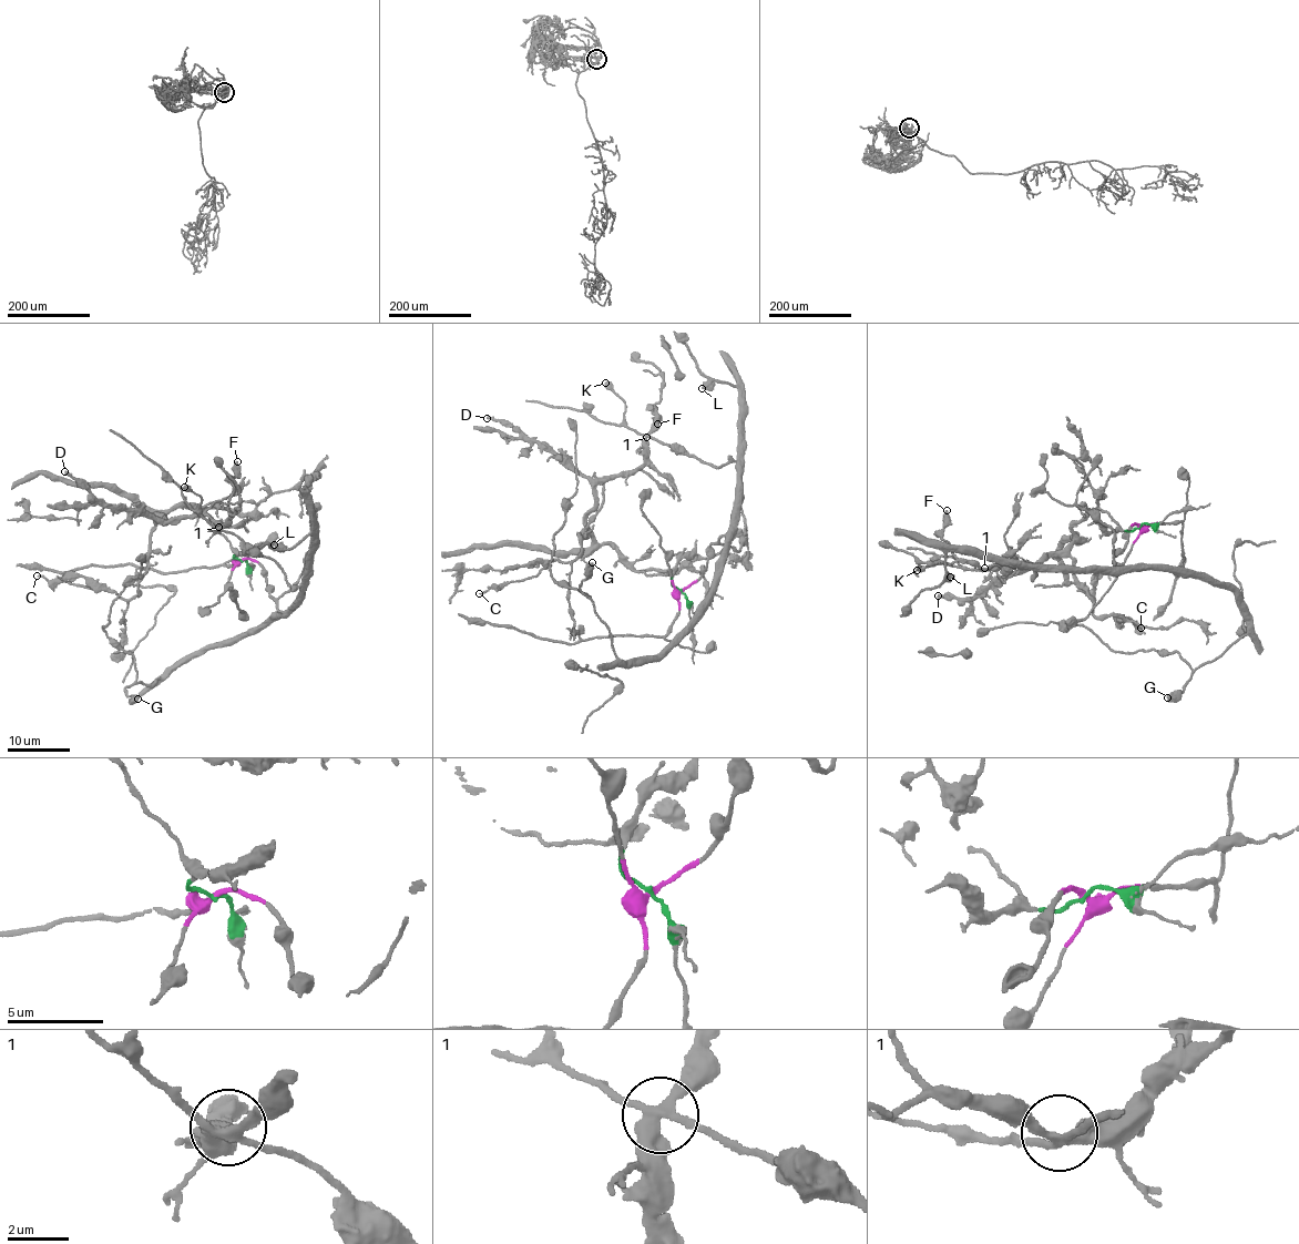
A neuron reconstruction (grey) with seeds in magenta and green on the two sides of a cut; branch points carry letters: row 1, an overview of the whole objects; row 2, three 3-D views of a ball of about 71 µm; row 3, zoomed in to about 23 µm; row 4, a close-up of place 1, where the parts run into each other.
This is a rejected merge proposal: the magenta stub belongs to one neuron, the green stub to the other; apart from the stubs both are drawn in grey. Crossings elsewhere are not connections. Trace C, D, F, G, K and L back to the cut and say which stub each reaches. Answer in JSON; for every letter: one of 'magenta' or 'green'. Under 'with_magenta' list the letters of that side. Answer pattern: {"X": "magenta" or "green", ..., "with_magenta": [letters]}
{"C": "green", "D": "green", "F": "green", "G": "magenta", "K": "magenta", "L": "magenta", "with_magenta": ["G", "K", "L"]}

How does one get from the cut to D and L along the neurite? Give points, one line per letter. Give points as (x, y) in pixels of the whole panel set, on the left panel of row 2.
D: (243, 559), (234, 557), (232, 546), (202, 510), (183, 506), (155, 513), (163, 523), (94, 500), (64, 470)
L: (243, 559), (261, 566), (269, 597), (278, 610), (286, 611), (300, 592), (312, 533), (289, 548), (274, 544)

